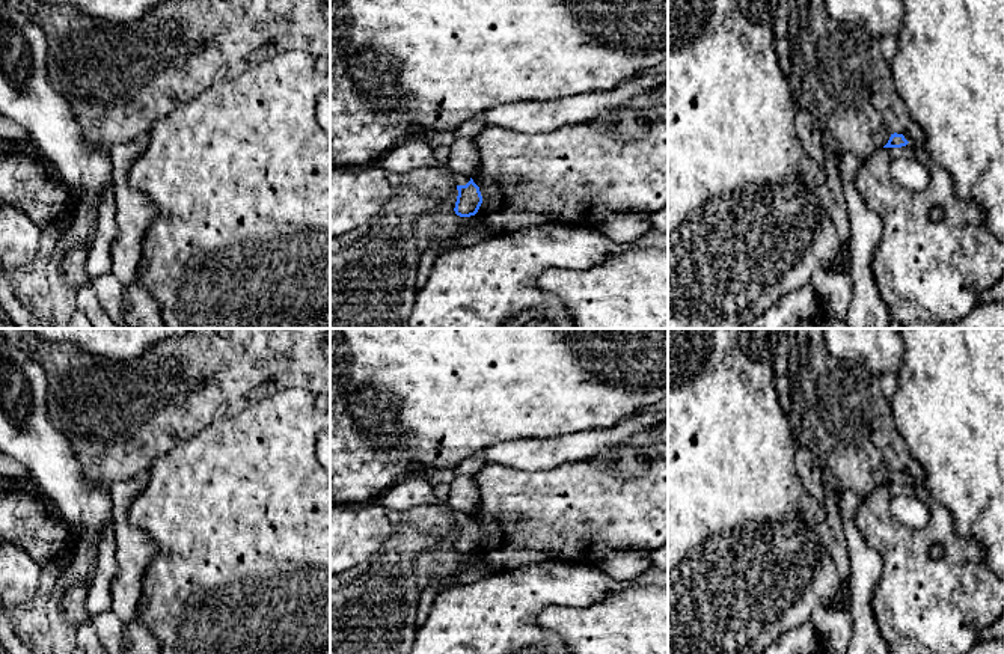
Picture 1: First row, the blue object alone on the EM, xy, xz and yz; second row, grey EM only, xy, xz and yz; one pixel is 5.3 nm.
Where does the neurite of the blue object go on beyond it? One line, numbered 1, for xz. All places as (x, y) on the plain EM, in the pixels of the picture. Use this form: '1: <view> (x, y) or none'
1: xz (460, 517)

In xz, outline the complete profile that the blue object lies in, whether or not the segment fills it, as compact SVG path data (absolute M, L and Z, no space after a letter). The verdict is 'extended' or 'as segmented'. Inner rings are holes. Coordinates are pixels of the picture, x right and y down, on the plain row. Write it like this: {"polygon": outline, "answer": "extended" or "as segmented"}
{"polygon": "M443 503L455 517L458 533L455 539L455 552L460 555L475 553L482 541L479 524L470 514L458 512Z", "answer": "extended"}

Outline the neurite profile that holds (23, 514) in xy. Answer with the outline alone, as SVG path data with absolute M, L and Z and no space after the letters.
M0 487L0 544L17 544L33 558L41 571L63 574L71 561L66 555L71 526L63 518L50 517L45 503L44 497L24 487Z

